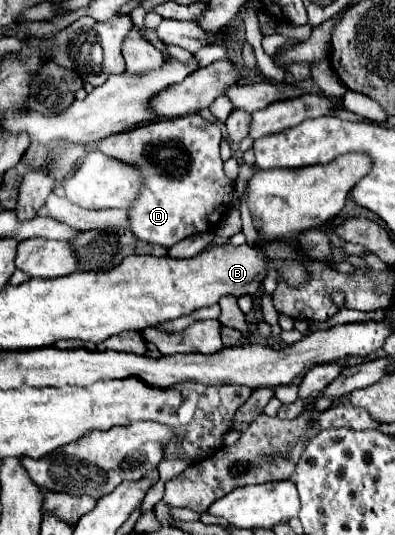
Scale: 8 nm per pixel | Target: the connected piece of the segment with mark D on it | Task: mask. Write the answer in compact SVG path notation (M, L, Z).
M194 113L140 125L98 141L96 147L102 153L138 167L144 175L144 187L130 205L130 225L138 239L172 247L192 233L218 225L236 191L222 169L220 139L220 127Z

